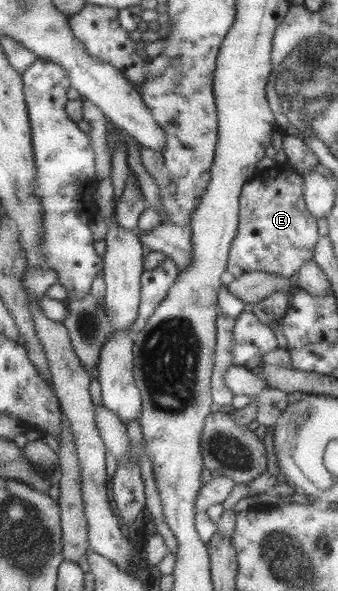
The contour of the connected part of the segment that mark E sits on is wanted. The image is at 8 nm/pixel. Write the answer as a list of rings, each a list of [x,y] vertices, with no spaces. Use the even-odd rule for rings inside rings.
[[[277,165],[273,169],[257,171],[247,180],[239,195],[237,233],[231,242],[225,271],[233,277],[253,271],[265,271],[289,278],[300,269],[304,261],[312,260],[319,235],[315,217],[310,215],[305,206],[302,182],[302,176],[288,165]]]

